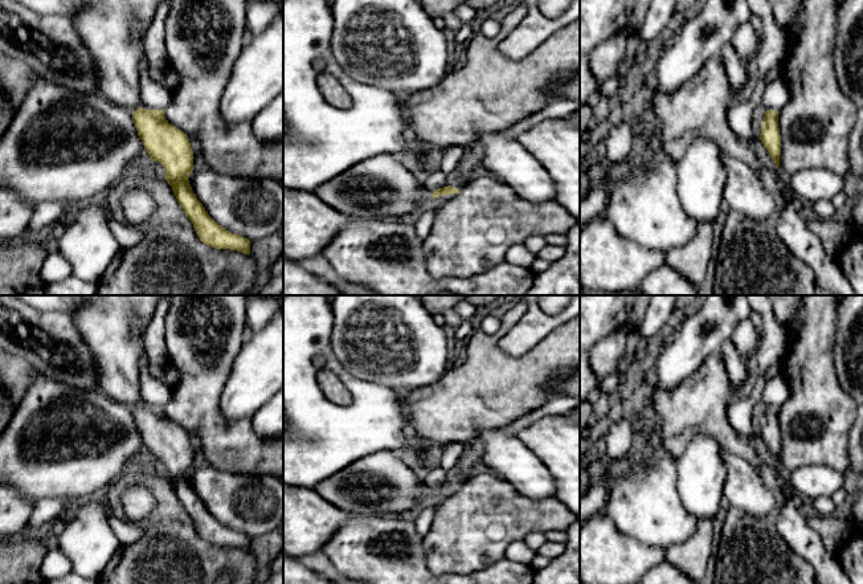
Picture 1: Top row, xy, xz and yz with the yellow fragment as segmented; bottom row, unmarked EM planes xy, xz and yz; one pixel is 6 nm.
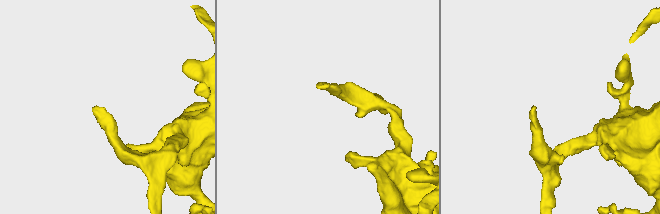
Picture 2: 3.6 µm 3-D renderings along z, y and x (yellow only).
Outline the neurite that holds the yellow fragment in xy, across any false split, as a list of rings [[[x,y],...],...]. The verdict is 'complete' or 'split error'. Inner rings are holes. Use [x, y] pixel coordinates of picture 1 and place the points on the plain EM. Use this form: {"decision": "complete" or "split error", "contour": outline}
{"decision": "split error", "contour": [[[95,295],[87,299],[71,316],[81,338],[95,358],[101,391],[113,400],[132,408],[138,432],[150,456],[164,463],[165,477],[172,483],[185,512],[192,518],[200,538],[212,544],[237,547],[249,552],[250,538],[218,522],[193,490],[188,477],[193,467],[193,448],[188,432],[169,421],[163,407],[147,407],[140,403],[138,358],[142,343],[131,336],[131,331],[134,328],[147,328],[158,302],[165,297],[169,295]]]}

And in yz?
{"decision": "complete", "contour": [[[766,407],[764,420],[761,424],[760,437],[768,446],[774,461],[780,462],[781,450],[781,432],[778,425],[778,409],[774,407]]]}

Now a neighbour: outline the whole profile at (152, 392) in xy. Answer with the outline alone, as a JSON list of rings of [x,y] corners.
[[[134,328],[131,336],[142,343],[139,352],[139,385],[140,385],[140,404],[147,407],[165,407],[172,397],[172,388],[155,379],[148,371],[148,358],[144,351],[146,328]]]

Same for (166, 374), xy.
[[[168,364],[152,365],[148,367],[148,371],[155,379],[167,384],[171,388],[173,388],[180,379],[179,371],[175,367]]]

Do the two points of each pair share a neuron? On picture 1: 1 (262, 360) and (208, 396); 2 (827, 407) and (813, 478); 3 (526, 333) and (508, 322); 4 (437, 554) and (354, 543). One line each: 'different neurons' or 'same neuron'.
1: different neurons
2: different neurons
3: different neurons
4: different neurons

